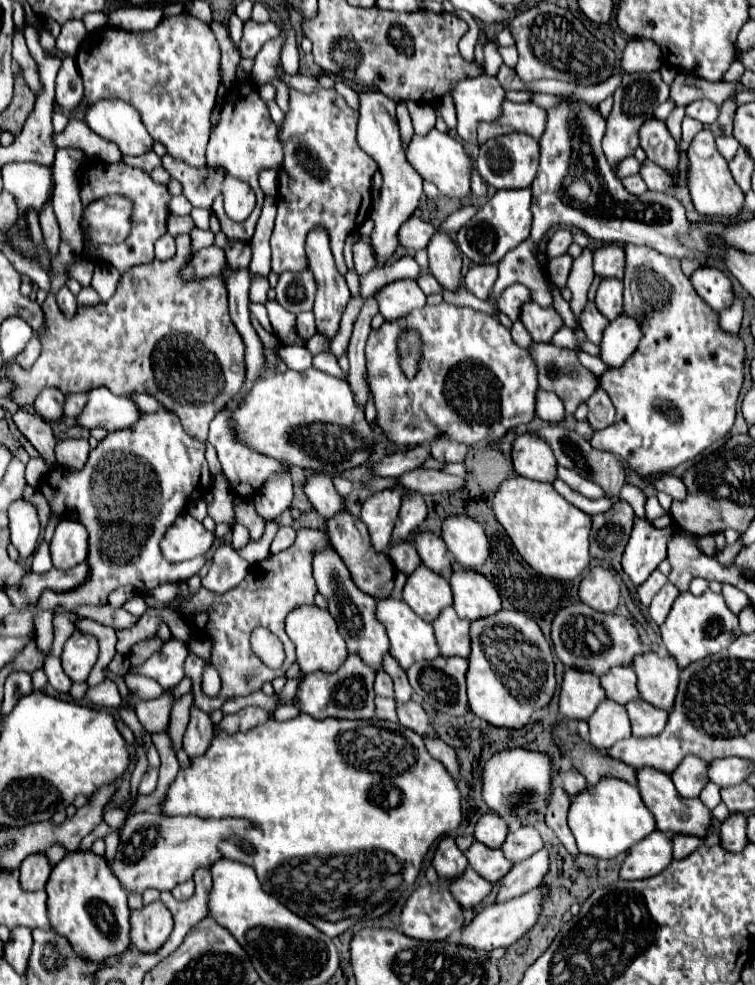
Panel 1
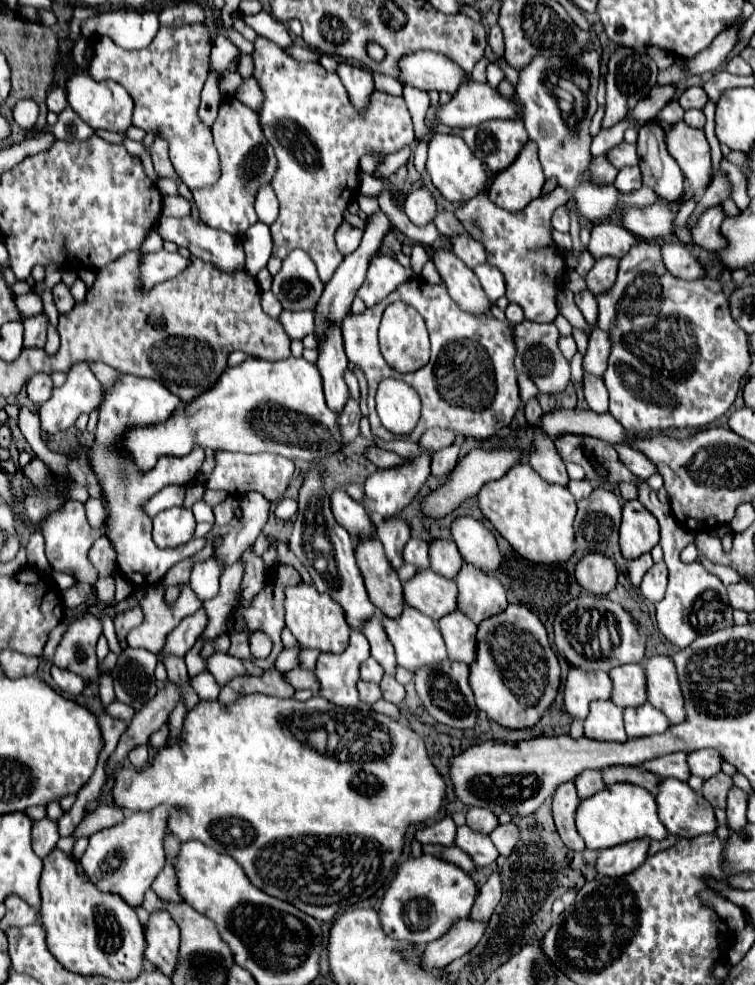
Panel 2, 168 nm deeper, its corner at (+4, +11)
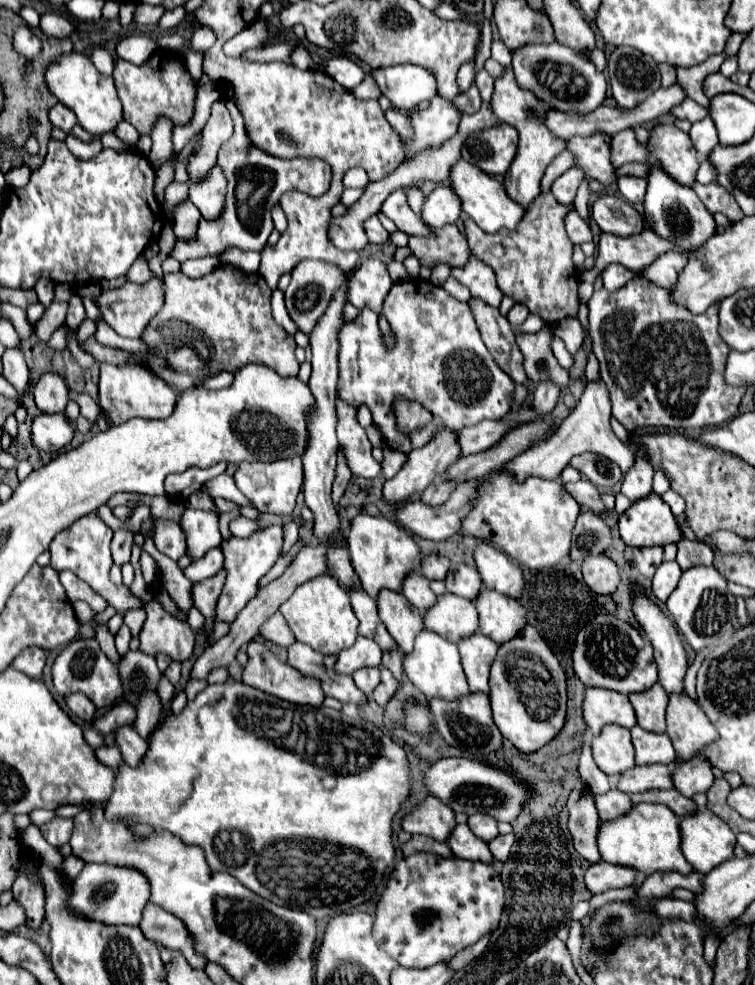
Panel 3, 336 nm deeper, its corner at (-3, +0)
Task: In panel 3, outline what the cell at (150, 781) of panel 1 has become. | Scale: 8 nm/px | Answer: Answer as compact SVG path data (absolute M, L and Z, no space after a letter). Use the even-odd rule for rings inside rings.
M121 726L117 728L117 746L121 748L123 760L129 766L139 766L143 756L147 754L147 740L143 740L131 726Z

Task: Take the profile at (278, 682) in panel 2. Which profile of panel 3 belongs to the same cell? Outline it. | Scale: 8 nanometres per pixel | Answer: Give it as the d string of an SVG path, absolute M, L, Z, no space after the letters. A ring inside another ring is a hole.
M253 640L249 642L247 648L247 656L249 656L249 664L243 670L243 684L249 684L261 692L269 692L271 696L291 702L291 704L309 704L309 706L321 706L325 694L319 688L319 684L315 684L315 680L299 674L295 668L291 668L289 664L281 662L277 654L273 654L265 644Z

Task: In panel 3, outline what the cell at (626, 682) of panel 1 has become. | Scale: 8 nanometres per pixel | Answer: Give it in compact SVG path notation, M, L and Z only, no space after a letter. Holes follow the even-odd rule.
M657 682L643 692L629 694L633 704L637 724L649 732L665 732L665 706L667 706L667 692Z

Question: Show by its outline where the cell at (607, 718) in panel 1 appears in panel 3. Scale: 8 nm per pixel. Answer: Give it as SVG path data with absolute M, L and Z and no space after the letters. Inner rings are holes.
M607 724L599 736L591 742L595 764L605 774L621 774L635 766L633 744L627 728L617 724Z

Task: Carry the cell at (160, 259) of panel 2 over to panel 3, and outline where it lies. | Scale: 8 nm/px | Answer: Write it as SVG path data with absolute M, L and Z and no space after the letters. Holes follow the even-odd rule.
M153 274L153 278L145 284L135 284L135 282L125 282L117 290L105 290L97 298L97 306L105 316L105 322L119 334L127 338L139 338L149 324L149 320L161 310L165 300L165 290L163 290L163 280Z

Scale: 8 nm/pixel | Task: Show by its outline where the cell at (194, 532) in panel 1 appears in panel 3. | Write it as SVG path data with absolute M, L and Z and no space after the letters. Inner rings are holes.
M159 520L155 524L155 546L173 560L185 554L185 532L173 520Z

